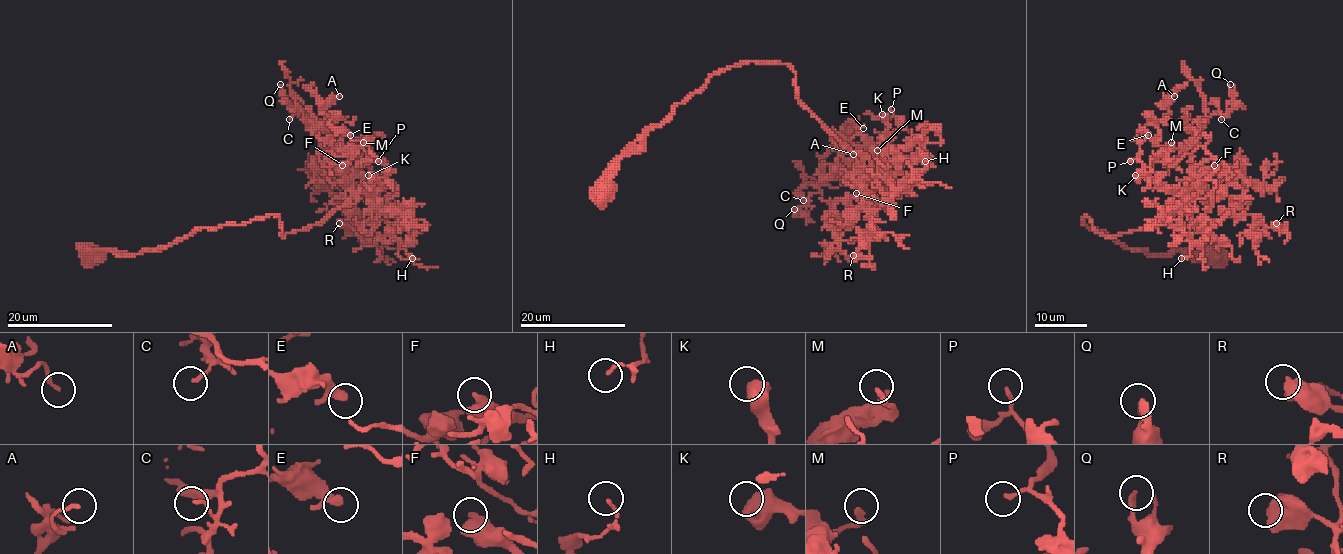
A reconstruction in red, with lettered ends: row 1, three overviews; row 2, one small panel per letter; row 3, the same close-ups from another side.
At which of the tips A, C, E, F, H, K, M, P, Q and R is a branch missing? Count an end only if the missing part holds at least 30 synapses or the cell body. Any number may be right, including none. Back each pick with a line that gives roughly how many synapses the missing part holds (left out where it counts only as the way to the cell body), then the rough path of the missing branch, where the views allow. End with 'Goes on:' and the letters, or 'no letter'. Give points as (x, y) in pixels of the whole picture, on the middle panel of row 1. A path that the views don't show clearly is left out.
F: Roughly 60 synapses. Course of what is missing: (856, 193), (837, 193), (829, 201), (830, 211), (821, 220), (811, 217), (808, 220), (807, 242), (805, 237)
Goes on: F

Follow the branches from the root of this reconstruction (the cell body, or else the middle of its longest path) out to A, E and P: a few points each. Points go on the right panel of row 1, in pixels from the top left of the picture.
A: (1213, 254), (1082, 224), (1139, 231), (1194, 193), (1210, 135), (1155, 156), (1148, 117), (1174, 96)
E: (1213, 254), (1153, 256), (1082, 224), (1139, 231), (1194, 193), (1210, 135), (1169, 166), (1151, 123), (1148, 135)
P: (1213, 254), (1153, 256), (1082, 224), (1139, 231), (1201, 181), (1215, 189), (1173, 194), (1130, 161)

